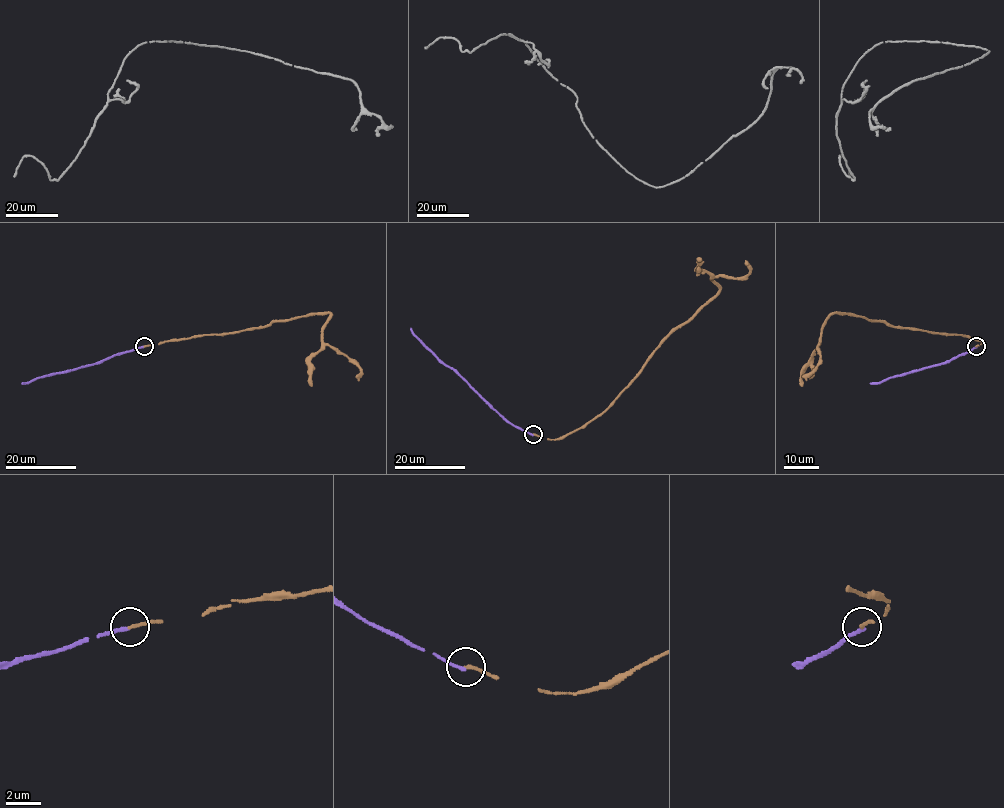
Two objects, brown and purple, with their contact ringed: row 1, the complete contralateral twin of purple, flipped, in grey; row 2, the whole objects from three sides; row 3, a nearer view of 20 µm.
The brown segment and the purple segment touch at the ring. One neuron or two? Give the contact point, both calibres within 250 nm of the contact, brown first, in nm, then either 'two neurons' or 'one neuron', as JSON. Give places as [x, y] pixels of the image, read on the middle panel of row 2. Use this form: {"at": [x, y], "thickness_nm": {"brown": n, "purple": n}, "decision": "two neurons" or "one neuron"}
{"at": [533, 434], "thickness_nm": {"brown": 190, "purple": 190}, "decision": "two neurons"}

